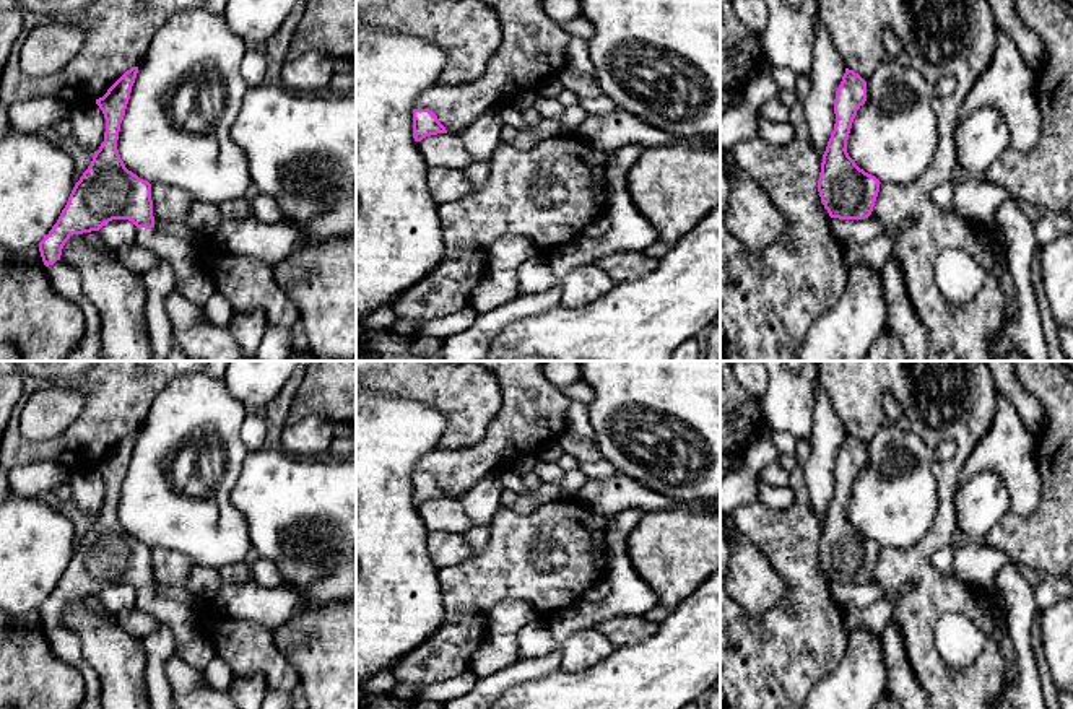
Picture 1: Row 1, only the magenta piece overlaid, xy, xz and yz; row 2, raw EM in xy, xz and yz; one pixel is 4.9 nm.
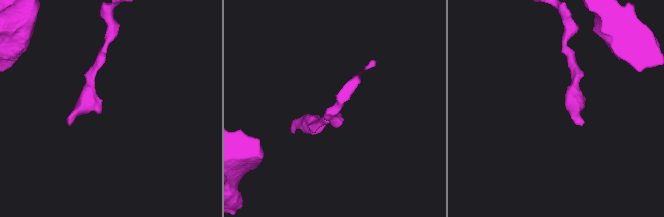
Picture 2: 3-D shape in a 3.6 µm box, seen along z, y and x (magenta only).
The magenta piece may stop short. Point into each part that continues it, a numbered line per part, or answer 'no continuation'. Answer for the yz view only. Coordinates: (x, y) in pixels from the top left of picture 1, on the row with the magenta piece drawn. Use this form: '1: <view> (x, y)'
no continuation

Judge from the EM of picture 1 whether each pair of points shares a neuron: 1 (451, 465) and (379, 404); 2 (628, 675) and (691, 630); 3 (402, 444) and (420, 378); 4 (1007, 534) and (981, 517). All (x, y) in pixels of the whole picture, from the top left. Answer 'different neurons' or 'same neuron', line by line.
1: different neurons
2: same neuron
3: different neurons
4: different neurons

